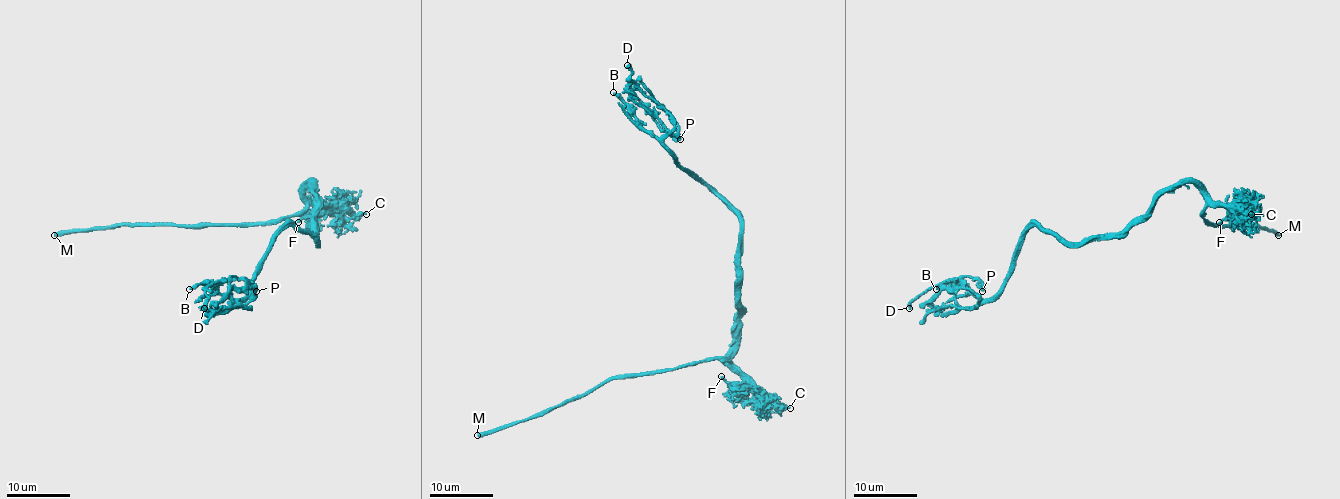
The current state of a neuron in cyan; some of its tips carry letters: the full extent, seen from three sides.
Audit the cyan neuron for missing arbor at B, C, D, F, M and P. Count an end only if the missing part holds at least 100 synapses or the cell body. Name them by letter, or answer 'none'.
M

